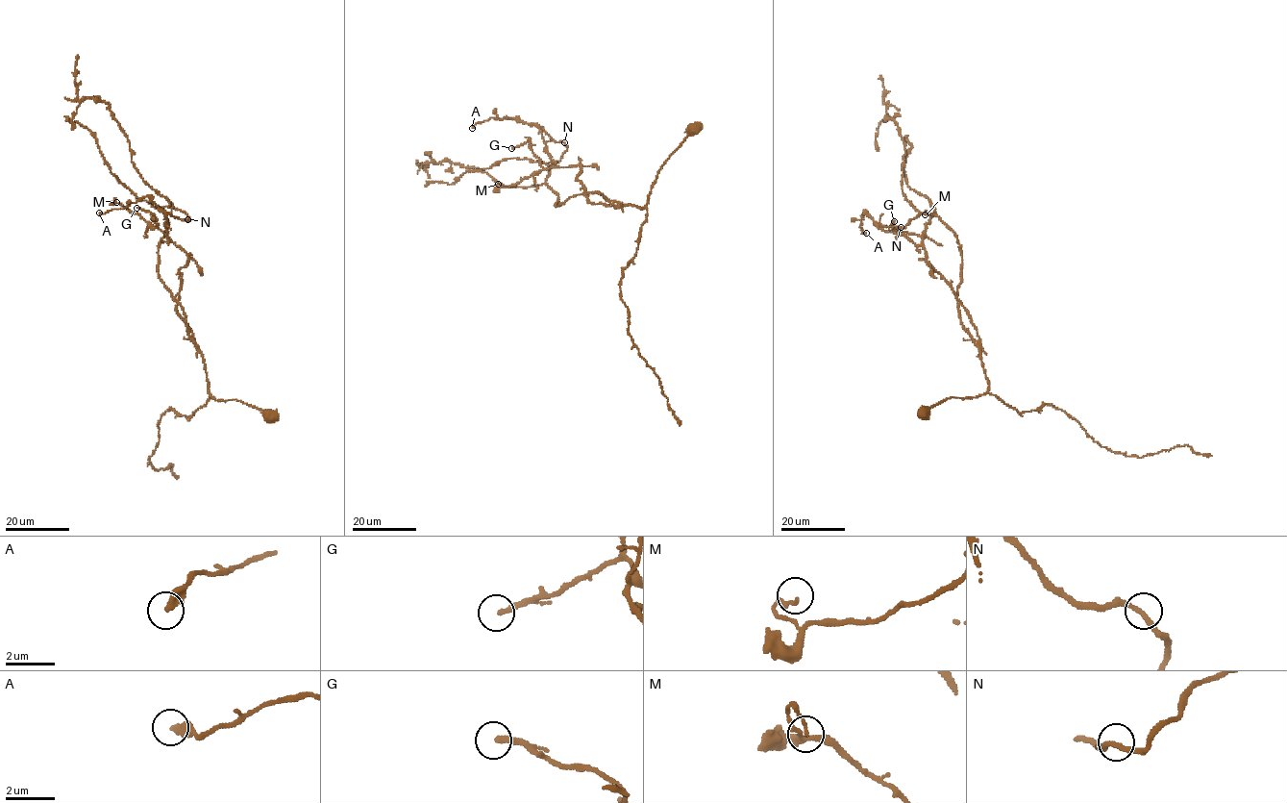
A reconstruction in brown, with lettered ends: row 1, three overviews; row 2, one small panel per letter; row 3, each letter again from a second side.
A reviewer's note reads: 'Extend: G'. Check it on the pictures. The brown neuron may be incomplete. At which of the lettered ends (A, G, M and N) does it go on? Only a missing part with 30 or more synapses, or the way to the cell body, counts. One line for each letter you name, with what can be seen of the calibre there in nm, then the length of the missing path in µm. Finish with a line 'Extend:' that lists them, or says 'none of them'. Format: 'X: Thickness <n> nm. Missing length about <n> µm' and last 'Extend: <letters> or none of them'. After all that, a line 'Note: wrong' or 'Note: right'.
G: Thickness 220 nm. Missing length about 60 µm
Extend: G
Note: right

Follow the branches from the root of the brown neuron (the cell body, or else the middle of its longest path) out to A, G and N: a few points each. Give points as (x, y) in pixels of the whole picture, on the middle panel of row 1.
A: (693, 128), (641, 209), (588, 202), (580, 165), (556, 165), (536, 126), (491, 117), (472, 128)
G: (693, 128), (658, 171), (641, 209), (589, 202), (577, 179), (580, 165), (544, 168), (529, 141), (511, 148)
N: (693, 128), (658, 171), (641, 209), (598, 192), (556, 207), (557, 194), (546, 181), (564, 142)

